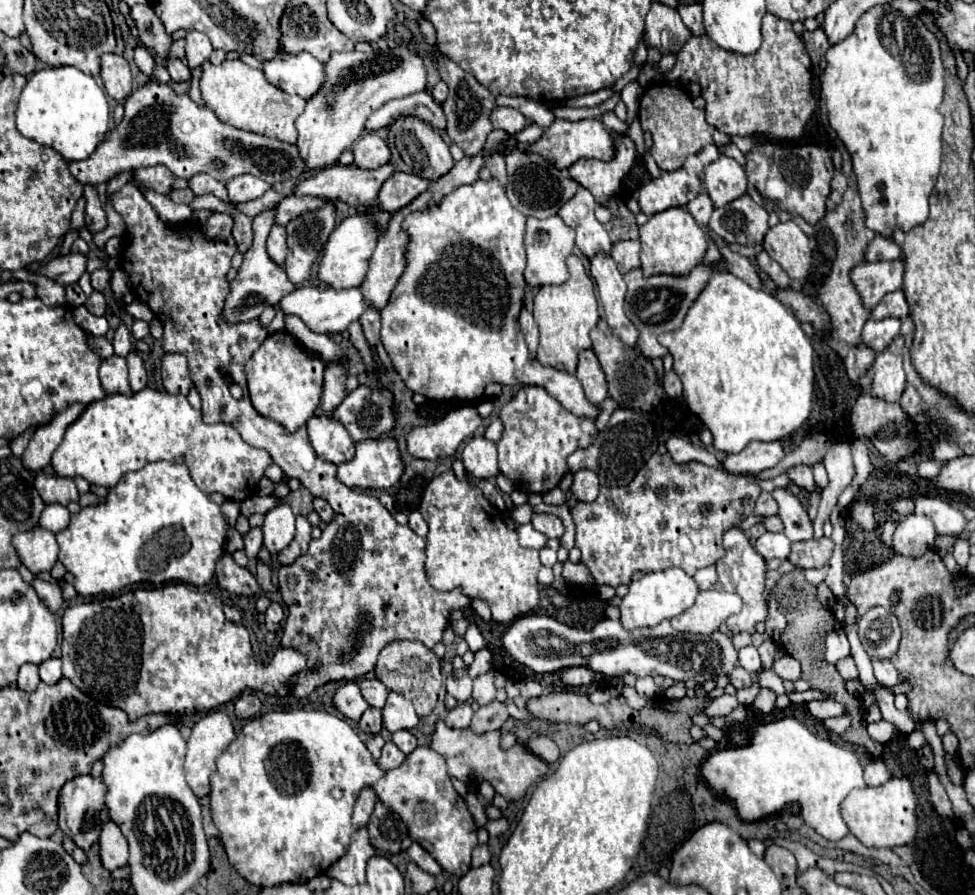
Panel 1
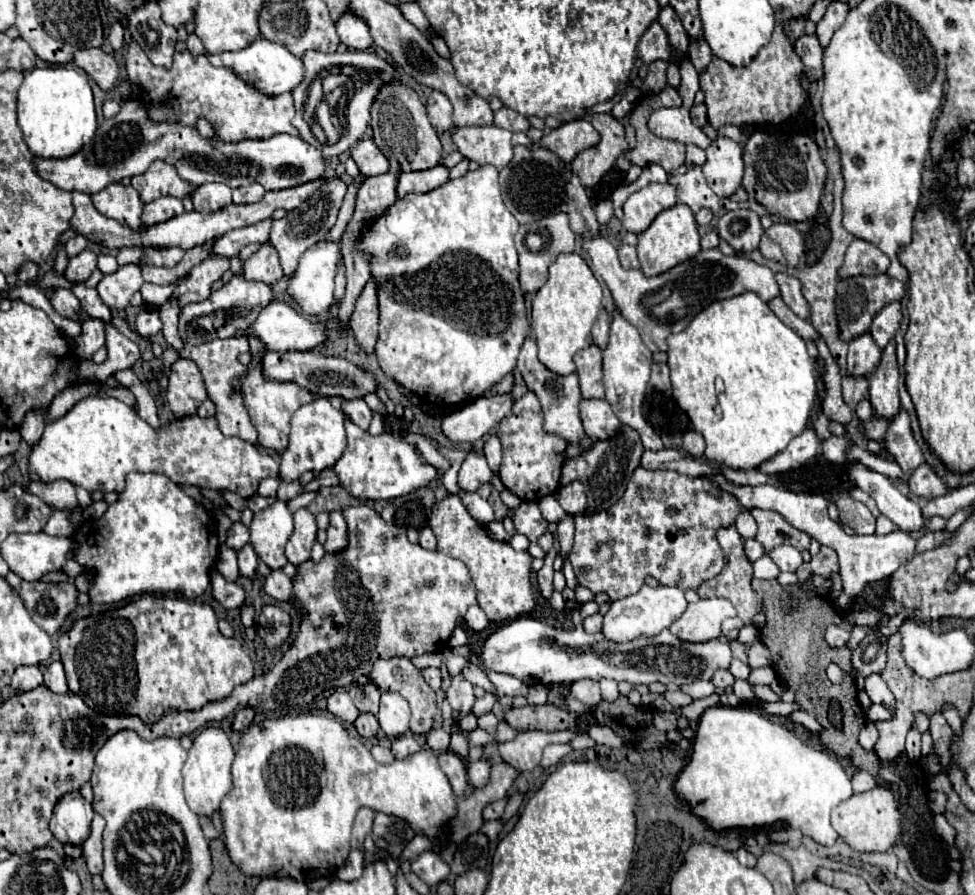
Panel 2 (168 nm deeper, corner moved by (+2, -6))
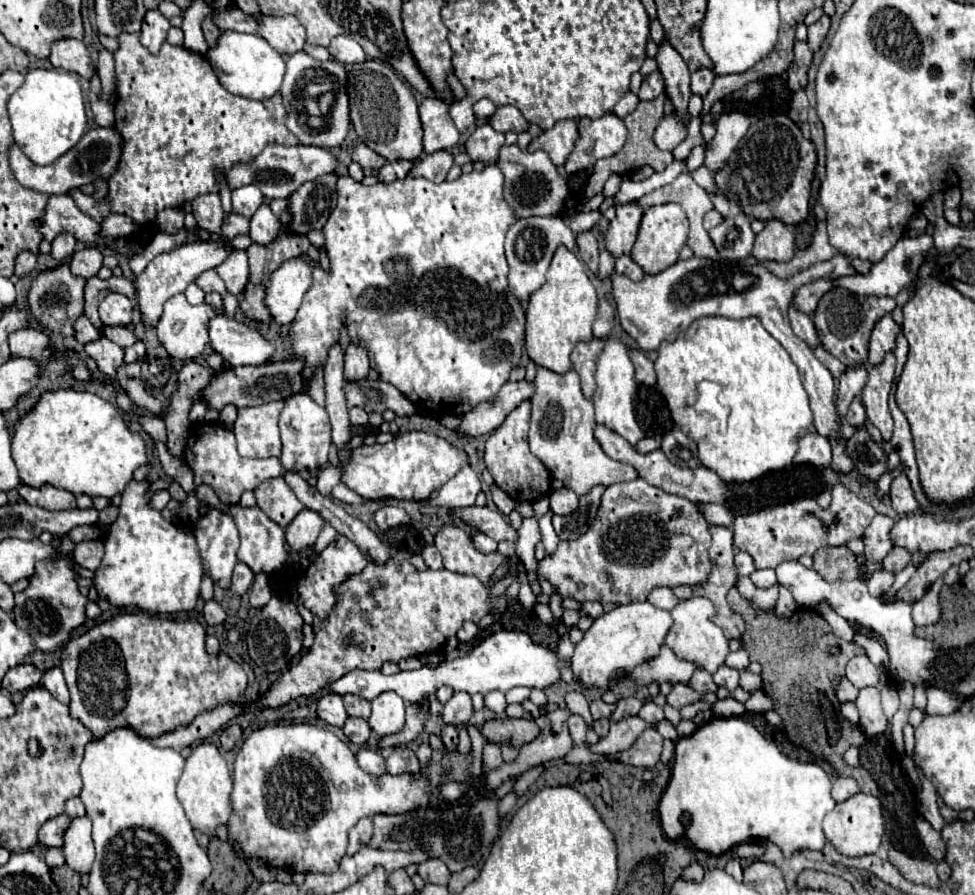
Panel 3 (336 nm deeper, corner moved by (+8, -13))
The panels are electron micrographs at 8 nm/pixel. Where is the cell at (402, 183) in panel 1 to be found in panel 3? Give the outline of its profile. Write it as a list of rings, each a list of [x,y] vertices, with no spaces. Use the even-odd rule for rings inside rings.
[[[438,150],[432,154],[426,154],[414,162],[414,168],[410,170],[412,176],[424,176],[432,182],[444,182],[448,170],[454,166],[454,158],[446,150]]]

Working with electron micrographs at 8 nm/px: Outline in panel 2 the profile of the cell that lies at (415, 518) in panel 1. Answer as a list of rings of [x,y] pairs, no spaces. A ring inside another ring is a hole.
[[[422,527],[422,529],[420,529],[420,545],[422,545],[424,549],[430,549],[430,551],[436,549],[436,537],[434,537],[434,533],[430,531],[430,527]]]

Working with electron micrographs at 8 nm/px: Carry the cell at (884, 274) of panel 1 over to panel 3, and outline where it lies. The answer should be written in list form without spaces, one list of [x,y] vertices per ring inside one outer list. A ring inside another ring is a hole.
[[[844,288],[828,290],[816,310],[814,310],[814,326],[822,346],[836,356],[840,362],[848,366],[856,366],[856,362],[864,364],[868,360],[868,338],[874,324],[886,314],[896,308],[894,298],[878,298],[878,296],[858,296]]]

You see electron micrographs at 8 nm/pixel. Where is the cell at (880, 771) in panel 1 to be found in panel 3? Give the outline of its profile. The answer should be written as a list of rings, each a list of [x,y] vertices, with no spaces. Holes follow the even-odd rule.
[[[836,778],[834,784],[832,784],[832,798],[836,802],[848,800],[856,792],[860,792],[860,788],[858,788],[858,784],[856,784],[854,778]]]

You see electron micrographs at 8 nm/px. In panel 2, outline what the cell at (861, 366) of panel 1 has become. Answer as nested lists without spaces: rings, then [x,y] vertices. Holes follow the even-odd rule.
[[[844,375],[842,377],[842,397],[844,397],[846,405],[856,407],[862,399],[868,397],[868,379],[866,377]]]

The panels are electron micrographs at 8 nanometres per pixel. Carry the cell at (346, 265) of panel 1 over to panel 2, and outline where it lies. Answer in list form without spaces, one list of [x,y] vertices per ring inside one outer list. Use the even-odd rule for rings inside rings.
[[[318,241],[314,247],[310,247],[296,269],[296,273],[290,279],[288,293],[298,301],[300,309],[306,315],[316,317],[328,317],[330,305],[334,301],[334,277],[338,273],[338,265],[342,263],[342,247],[340,241]]]

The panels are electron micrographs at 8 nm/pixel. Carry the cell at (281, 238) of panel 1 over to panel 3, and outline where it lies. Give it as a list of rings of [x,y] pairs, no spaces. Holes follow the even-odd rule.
[[[234,250],[226,258],[226,262],[216,266],[214,270],[216,270],[216,274],[220,274],[220,278],[224,280],[230,294],[234,294],[234,296],[242,294],[242,290],[248,282],[248,258],[246,258],[244,250]]]

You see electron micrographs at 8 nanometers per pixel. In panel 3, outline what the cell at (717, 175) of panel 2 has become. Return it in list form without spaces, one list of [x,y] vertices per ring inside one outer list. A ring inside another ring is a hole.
[[[742,110],[724,112],[718,118],[718,122],[716,122],[716,136],[708,144],[708,148],[706,148],[706,160],[704,160],[704,164],[712,172],[720,170],[724,166],[724,162],[728,160],[728,156],[732,154],[736,144],[746,134],[750,122],[752,122],[752,116],[742,112]]]

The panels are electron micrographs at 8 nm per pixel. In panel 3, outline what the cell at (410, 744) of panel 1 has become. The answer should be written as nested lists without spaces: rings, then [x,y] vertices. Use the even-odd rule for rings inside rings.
[[[396,746],[394,752],[386,758],[386,772],[388,774],[416,774],[420,770],[416,754],[406,746]]]

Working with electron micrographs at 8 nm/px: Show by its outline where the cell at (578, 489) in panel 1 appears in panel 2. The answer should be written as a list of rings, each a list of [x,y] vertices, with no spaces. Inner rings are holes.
[[[572,481],[570,485],[562,487],[560,489],[560,505],[570,515],[584,513],[584,509],[586,509],[586,493],[584,493],[582,483]]]

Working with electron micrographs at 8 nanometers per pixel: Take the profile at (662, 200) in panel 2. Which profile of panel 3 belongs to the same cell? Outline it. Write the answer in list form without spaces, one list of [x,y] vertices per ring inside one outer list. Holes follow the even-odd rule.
[[[618,204],[616,206],[616,218],[610,222],[608,232],[606,232],[606,250],[614,258],[630,254],[636,242],[636,236],[638,236],[642,212],[644,208],[638,204]]]

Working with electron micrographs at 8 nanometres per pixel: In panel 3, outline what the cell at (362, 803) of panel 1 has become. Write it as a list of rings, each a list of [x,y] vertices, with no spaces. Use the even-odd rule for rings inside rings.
[[[360,818],[358,824],[350,830],[350,842],[346,854],[354,856],[360,850],[360,846],[370,842],[370,838],[372,838],[372,818]]]

